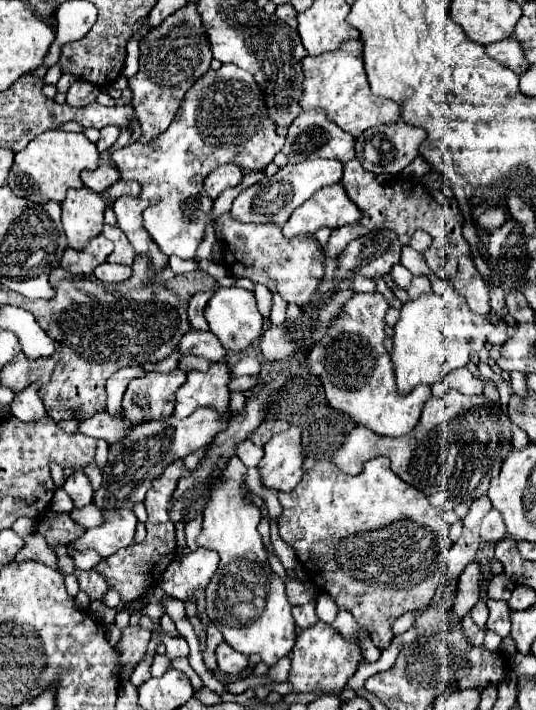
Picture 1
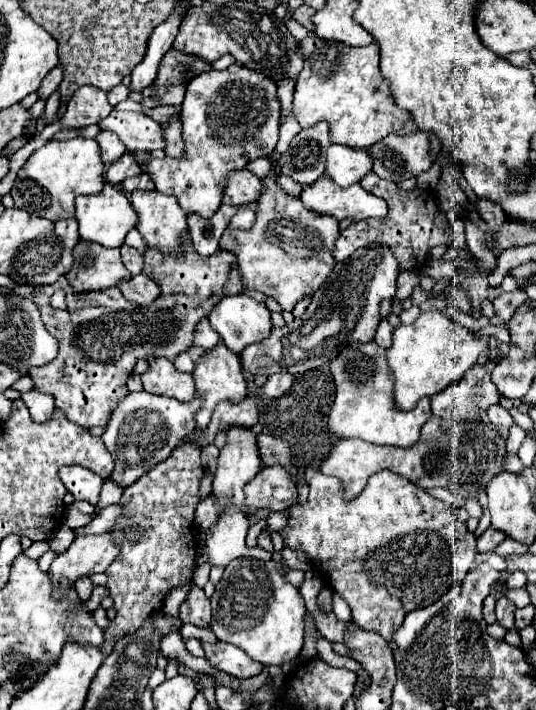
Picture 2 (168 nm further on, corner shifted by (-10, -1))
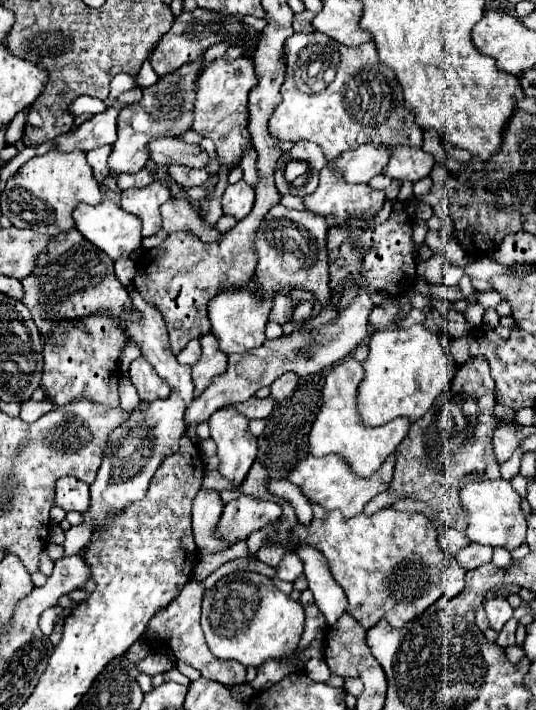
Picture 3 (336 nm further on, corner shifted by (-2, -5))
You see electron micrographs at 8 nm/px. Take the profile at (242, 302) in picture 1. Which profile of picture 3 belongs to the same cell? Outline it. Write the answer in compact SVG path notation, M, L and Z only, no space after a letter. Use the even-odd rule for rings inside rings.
M251 284L239 290L225 290L209 302L209 322L211 332L219 340L219 350L225 354L247 352L259 348L265 342L265 324L269 322L269 310L273 306L271 300L261 300L253 296L249 290Z

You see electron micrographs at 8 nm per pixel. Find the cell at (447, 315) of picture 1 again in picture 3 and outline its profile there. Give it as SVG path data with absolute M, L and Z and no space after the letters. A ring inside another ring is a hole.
M413 324L407 330L399 328L375 330L369 340L369 358L363 362L363 368L365 368L365 378L359 384L359 396L357 396L361 420L365 426L379 426L379 424L383 426L399 416L407 416L411 422L415 422L423 412L431 408L435 398L451 382L459 366L455 366L453 356L445 352L439 338L431 330L427 330L423 324Z

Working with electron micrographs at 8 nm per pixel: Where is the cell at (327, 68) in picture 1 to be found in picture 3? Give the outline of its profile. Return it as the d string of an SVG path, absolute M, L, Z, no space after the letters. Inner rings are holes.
M293 34L285 44L285 84L283 102L269 118L269 132L279 140L311 140L323 148L327 160L361 144L419 146L423 130L417 128L413 114L403 106L403 92L393 70L377 60L373 42L345 46L325 34ZM331 70L335 72L333 80Z

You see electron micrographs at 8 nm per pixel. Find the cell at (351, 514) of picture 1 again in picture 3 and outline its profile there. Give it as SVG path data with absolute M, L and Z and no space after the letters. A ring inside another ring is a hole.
M311 502L311 508L315 516L309 526L297 524L287 542L265 542L257 552L257 560L277 566L287 552L311 540L327 558L335 582L345 590L349 600L347 614L365 630L373 628L379 620L387 620L391 626L403 626L445 594L441 580L447 574L455 574L455 580L465 576L463 566L439 546L439 534L425 514L381 508L373 516L361 512L353 518L343 518L341 512L327 512L315 502Z

